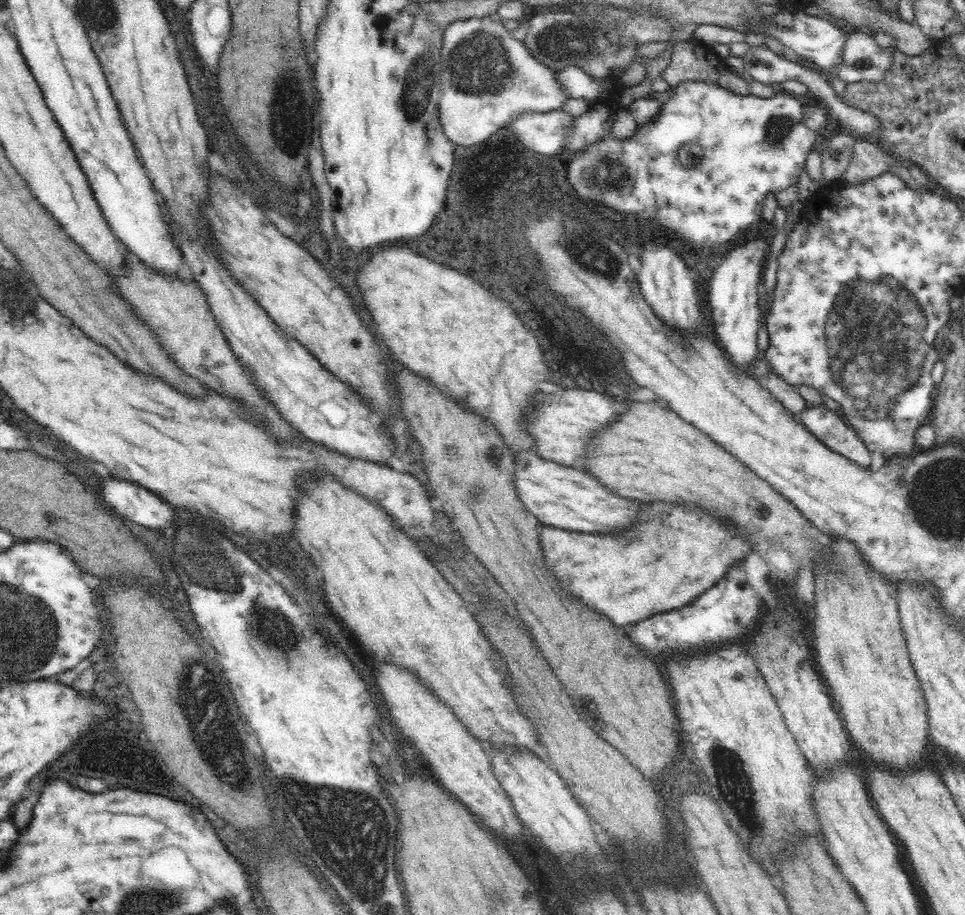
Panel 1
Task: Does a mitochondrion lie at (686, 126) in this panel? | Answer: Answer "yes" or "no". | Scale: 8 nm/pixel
no

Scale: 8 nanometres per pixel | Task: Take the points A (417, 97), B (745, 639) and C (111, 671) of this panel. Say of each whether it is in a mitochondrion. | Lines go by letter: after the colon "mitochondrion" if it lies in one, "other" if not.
A: mitochondrion
B: other
C: other

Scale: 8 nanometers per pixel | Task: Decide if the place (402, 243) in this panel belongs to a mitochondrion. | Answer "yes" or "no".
no

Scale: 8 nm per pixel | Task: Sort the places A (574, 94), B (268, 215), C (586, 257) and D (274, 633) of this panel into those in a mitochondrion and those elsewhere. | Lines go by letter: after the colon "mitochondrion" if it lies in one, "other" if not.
A: other
B: other
C: mitochondrion
D: mitochondrion

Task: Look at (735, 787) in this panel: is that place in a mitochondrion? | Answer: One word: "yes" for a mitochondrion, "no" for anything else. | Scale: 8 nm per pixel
yes

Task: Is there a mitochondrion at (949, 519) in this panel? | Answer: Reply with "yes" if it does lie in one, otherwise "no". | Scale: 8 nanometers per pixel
yes

